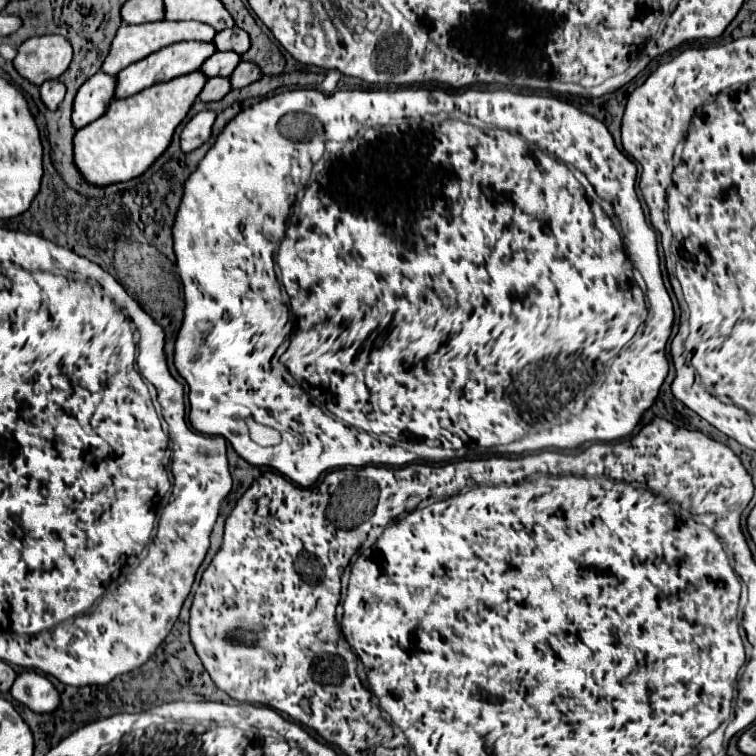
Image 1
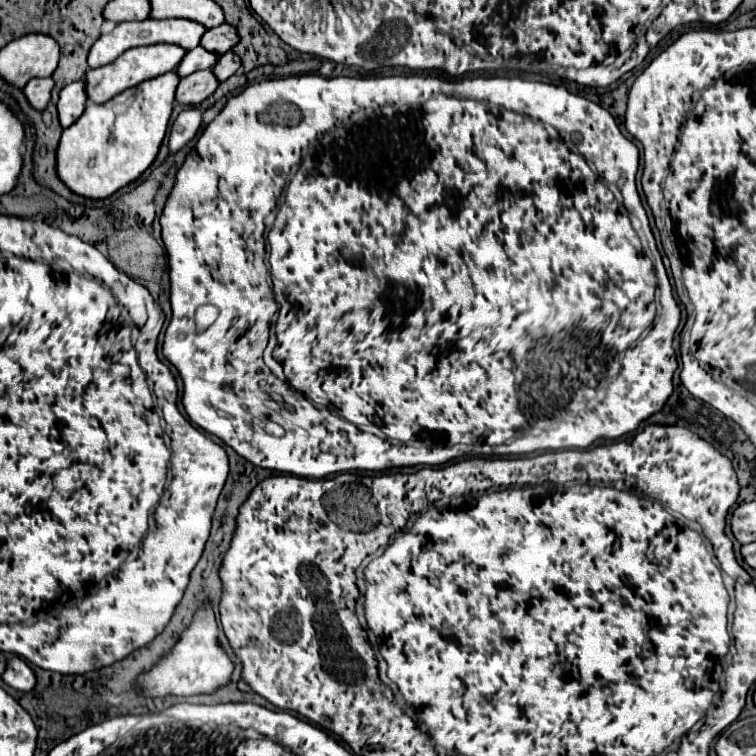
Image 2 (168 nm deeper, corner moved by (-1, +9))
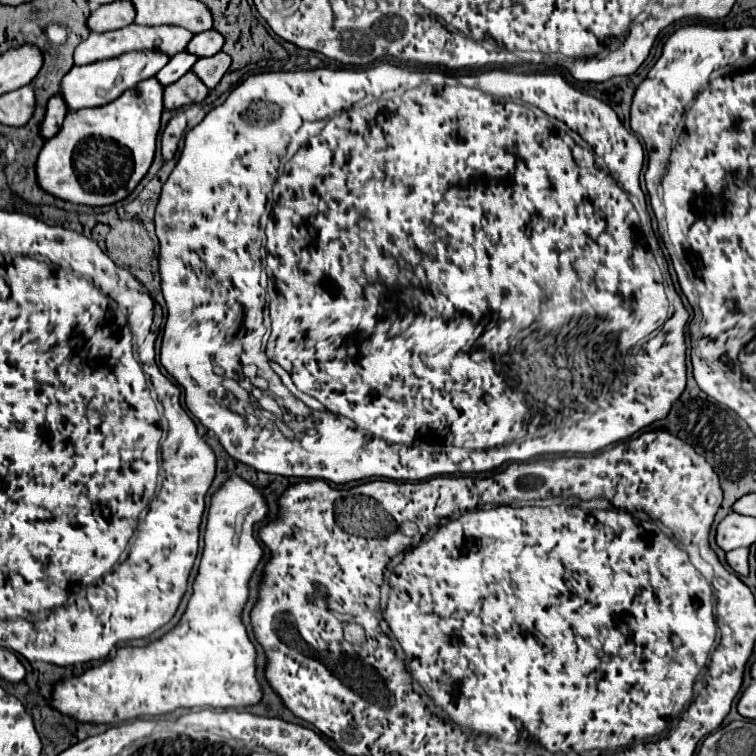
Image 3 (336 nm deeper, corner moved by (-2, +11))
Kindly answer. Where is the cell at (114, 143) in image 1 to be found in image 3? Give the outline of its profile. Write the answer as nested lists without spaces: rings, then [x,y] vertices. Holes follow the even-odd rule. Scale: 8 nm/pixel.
[[[148,78],[100,108],[68,112],[62,130],[44,142],[38,156],[38,184],[52,196],[88,206],[108,206],[126,198],[146,176],[164,110],[164,86]]]

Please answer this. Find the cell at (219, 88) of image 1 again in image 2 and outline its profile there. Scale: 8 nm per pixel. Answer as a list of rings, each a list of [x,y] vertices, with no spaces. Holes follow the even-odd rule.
[[[199,70],[195,74],[189,74],[187,78],[181,78],[175,92],[175,102],[199,106],[205,98],[209,98],[217,90],[217,86],[219,82],[217,78],[213,78],[211,70]]]

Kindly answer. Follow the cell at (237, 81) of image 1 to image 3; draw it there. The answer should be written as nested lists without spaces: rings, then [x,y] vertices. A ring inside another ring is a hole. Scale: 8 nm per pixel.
[[[218,52],[218,54],[210,56],[210,58],[200,58],[192,66],[192,70],[212,90],[220,82],[220,78],[226,74],[226,70],[230,68],[230,64],[232,64],[230,56],[226,56],[226,52]]]

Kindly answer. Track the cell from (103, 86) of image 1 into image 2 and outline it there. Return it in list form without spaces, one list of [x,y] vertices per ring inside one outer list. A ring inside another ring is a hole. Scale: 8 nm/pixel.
[[[73,82],[61,90],[59,102],[57,102],[57,114],[59,114],[59,122],[63,128],[73,124],[81,116],[85,102],[87,98],[85,98],[83,82]]]

